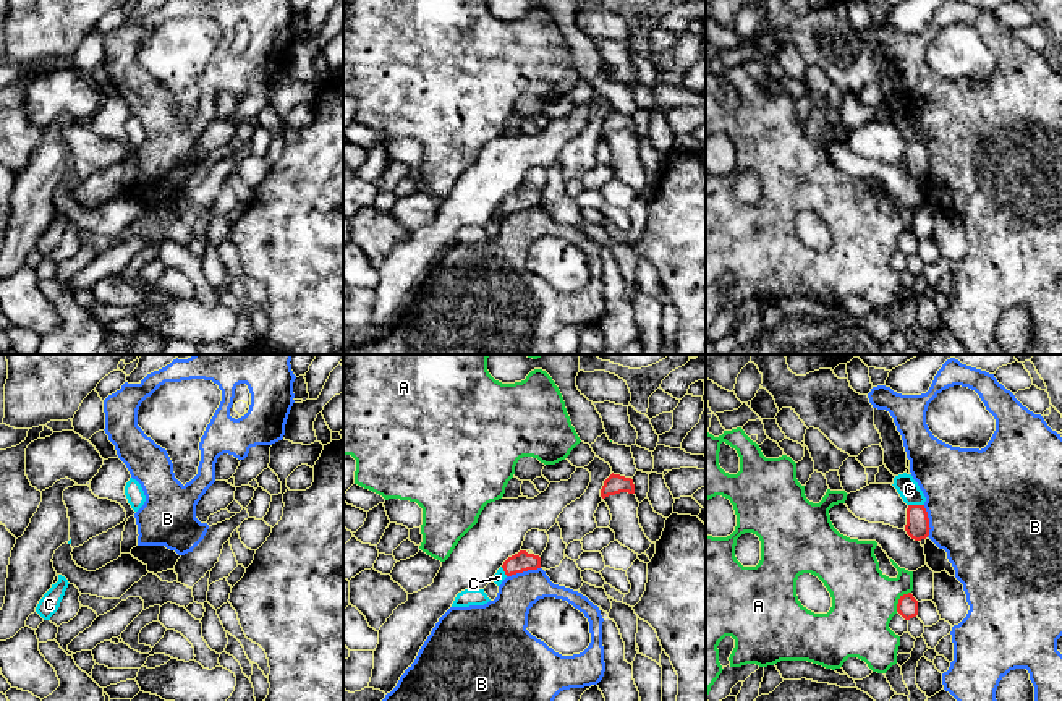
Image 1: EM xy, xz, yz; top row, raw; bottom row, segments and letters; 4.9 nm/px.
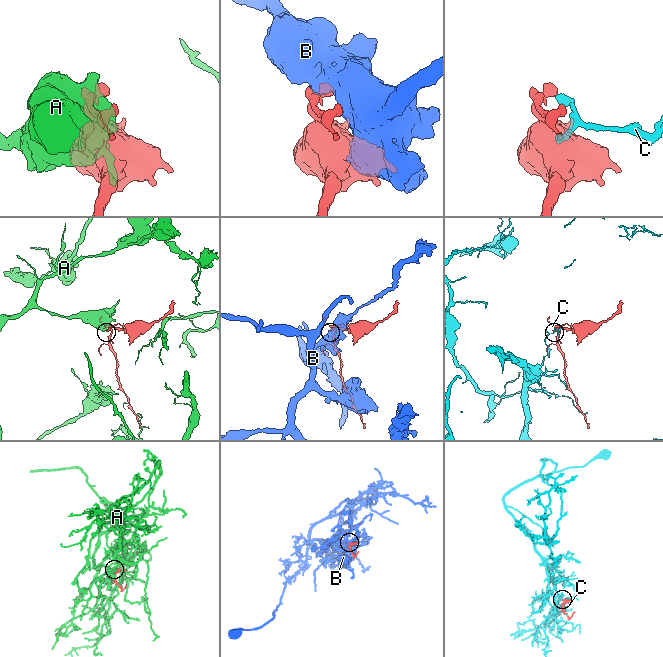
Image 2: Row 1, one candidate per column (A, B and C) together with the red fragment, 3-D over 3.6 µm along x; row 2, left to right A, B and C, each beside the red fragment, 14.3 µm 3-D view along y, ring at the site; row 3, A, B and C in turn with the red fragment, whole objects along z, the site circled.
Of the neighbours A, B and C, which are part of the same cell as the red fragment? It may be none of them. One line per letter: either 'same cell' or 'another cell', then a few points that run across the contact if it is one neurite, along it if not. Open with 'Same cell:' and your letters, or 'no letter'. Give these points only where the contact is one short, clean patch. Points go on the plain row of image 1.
Same cell: no letter
A: another cell
B: another cell
C: another cell; line yz (909, 141), (923, 143)

